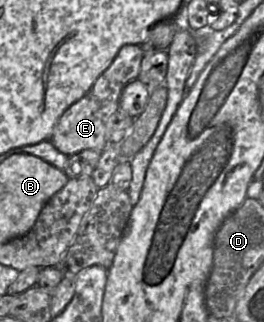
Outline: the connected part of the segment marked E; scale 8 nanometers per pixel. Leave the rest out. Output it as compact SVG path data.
M123 45L110 66L85 94L59 116L49 139L59 152L71 156L87 149L102 151L106 147L106 124L119 109L119 99L123 88L130 81L137 79L143 55L144 52L140 45Z

